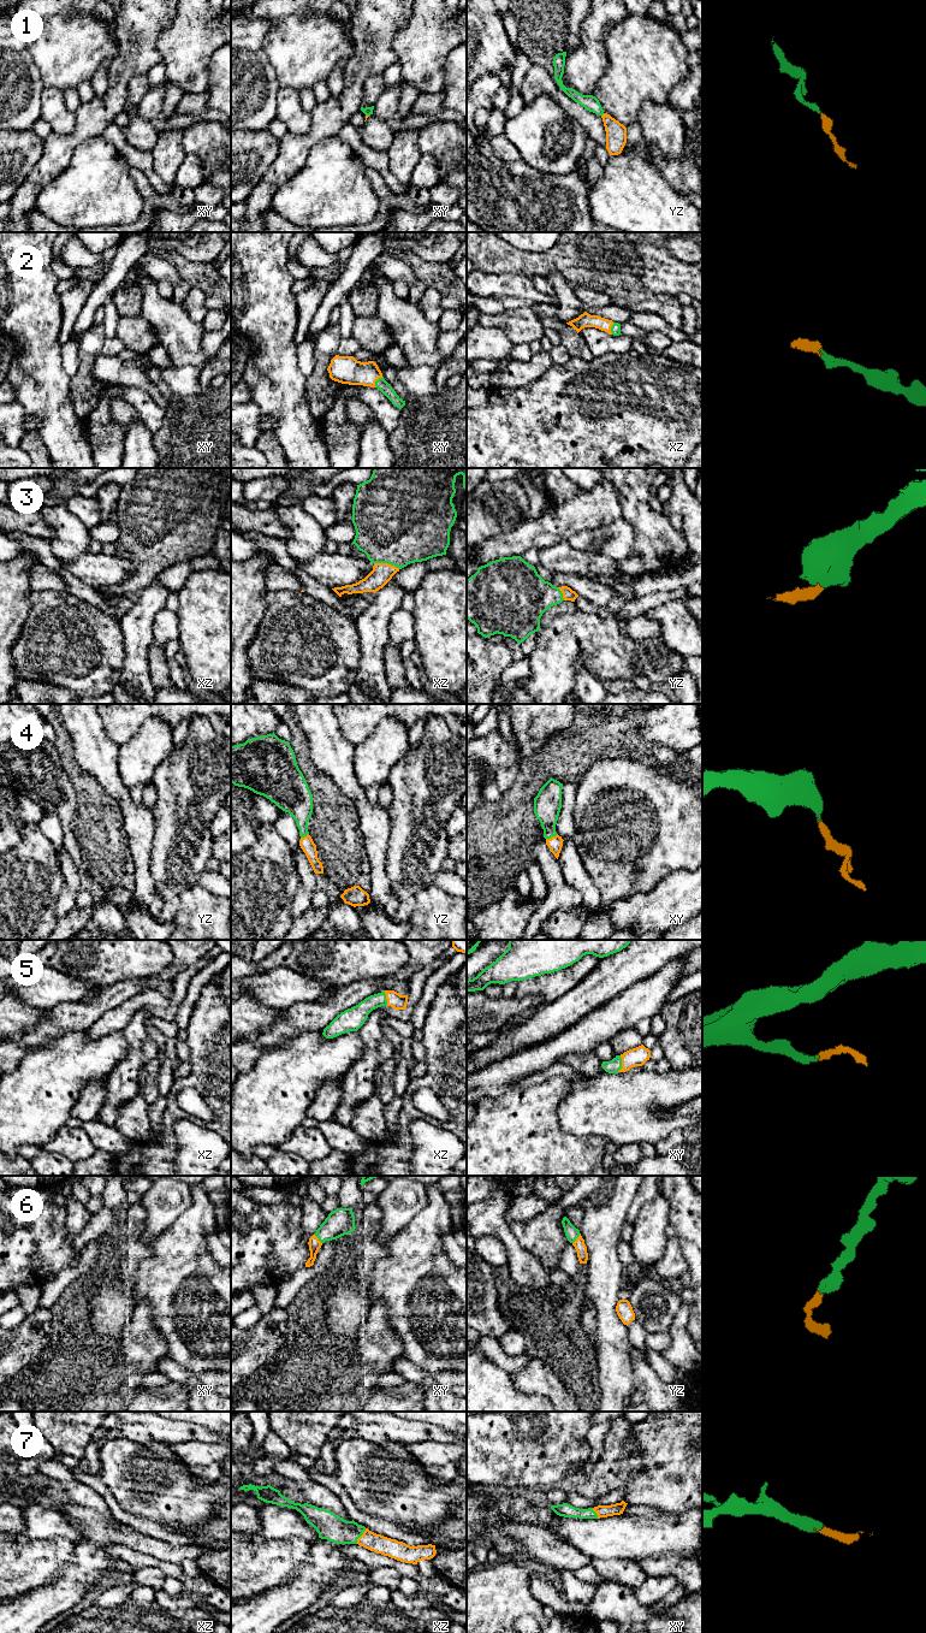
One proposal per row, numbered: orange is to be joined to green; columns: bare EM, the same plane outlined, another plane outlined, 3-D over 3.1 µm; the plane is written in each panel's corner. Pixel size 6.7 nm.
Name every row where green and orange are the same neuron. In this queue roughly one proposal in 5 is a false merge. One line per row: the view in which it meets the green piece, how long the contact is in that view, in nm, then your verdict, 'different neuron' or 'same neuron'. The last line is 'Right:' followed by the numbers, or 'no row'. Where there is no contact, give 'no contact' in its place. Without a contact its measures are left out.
1: xy | 30 nm | same neuron
2: xy | 90 nm | same neuron
3: xz | 180 nm | same neuron
4: xy | 90 nm | same neuron
5: xy | 110 nm | same neuron
6: yz | 90 nm | same neuron
7: xz | 120 nm | same neuron
Right: 1, 2, 3, 4, 5, 6, 7

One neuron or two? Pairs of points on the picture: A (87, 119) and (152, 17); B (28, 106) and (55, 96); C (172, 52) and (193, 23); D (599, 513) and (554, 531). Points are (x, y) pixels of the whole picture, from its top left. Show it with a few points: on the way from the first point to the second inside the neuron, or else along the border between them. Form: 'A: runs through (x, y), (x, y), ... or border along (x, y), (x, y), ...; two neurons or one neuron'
A: runs through (112, 102), (123, 69), (137, 54), (141, 45); one neuron
B: border along (45, 88), (42, 92), (41, 117); two neurons
C: runs through (179, 45), (193, 30); one neuron
D: runs through (588, 513), (580, 513), (565, 520); one neuron

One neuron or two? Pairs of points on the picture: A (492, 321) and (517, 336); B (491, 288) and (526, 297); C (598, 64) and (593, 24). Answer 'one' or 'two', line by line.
A: one
B: one
C: one

